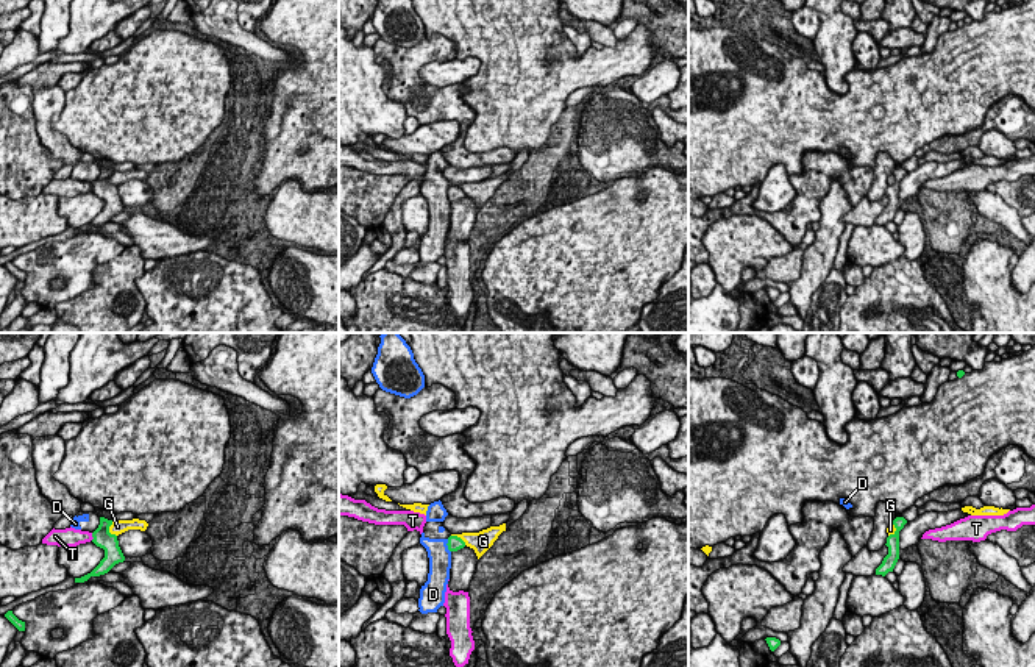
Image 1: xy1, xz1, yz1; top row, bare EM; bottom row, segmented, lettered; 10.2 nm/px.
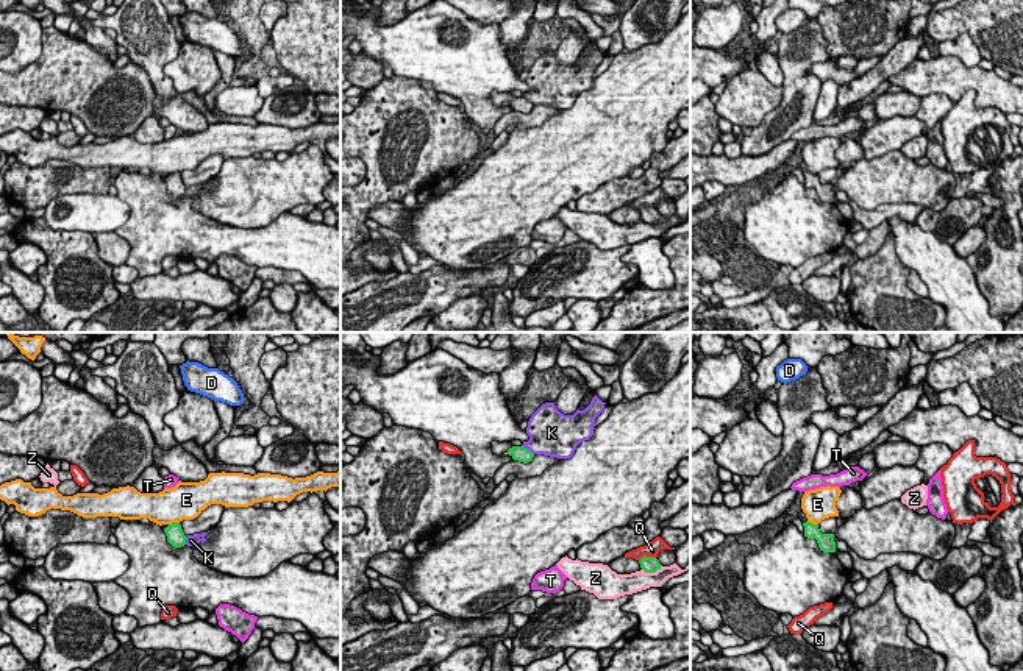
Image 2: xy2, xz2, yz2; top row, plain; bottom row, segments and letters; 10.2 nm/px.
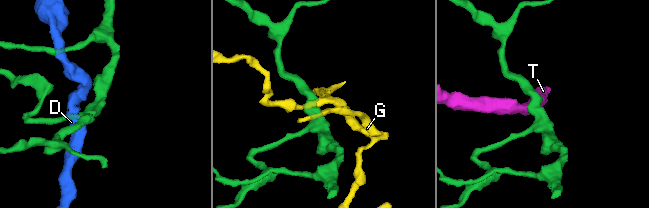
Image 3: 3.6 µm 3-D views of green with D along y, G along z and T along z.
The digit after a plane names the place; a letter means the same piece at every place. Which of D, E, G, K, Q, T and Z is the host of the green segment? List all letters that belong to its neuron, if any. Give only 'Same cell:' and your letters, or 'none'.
Same cell: none

